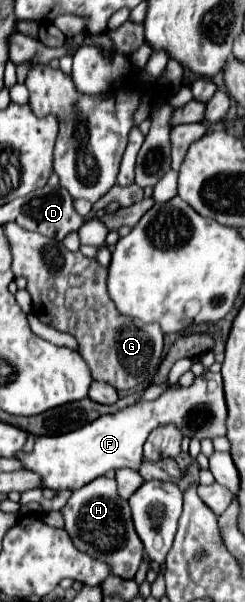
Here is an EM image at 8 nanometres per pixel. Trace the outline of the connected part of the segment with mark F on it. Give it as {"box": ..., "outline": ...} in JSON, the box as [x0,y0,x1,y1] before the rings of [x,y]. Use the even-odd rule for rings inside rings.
{"box":[16,370,228,490],"outline":[[[208,370],[206,374],[198,376],[188,388],[168,388],[156,400],[136,402],[114,414],[100,416],[74,432],[62,436],[36,436],[34,450],[30,454],[18,452],[16,456],[22,460],[26,470],[34,470],[44,478],[42,488],[78,490],[88,482],[96,480],[98,476],[104,476],[108,470],[140,470],[142,446],[154,428],[174,424],[178,426],[182,436],[196,440],[214,440],[218,436],[226,436],[226,414],[228,410],[224,402],[222,376]]]}

